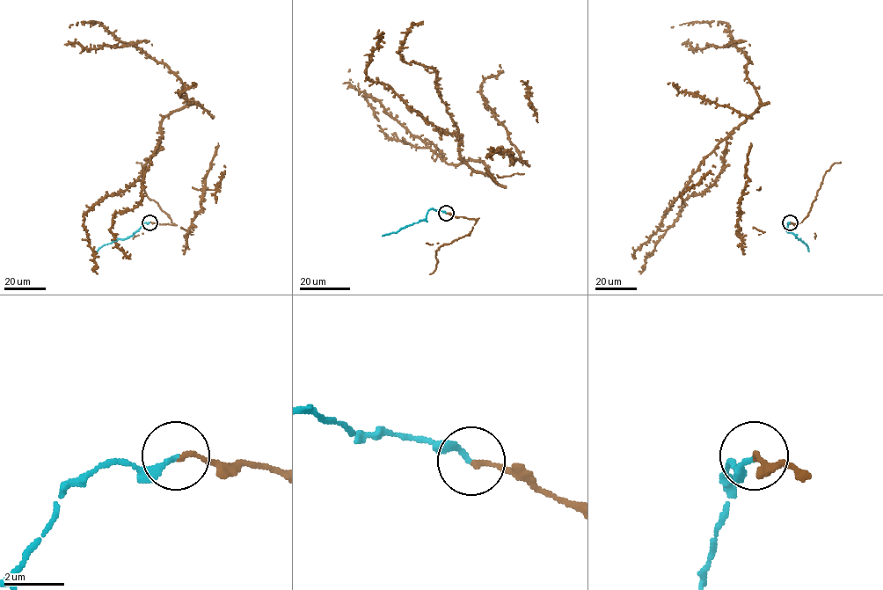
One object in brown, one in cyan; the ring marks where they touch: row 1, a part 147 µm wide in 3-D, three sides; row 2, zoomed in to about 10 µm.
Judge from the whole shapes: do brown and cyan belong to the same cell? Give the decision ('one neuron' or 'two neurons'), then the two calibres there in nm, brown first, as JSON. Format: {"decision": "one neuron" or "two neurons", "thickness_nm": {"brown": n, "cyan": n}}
{"decision": "one neuron", "thickness_nm": {"brown": 150, "cyan": 180}}

